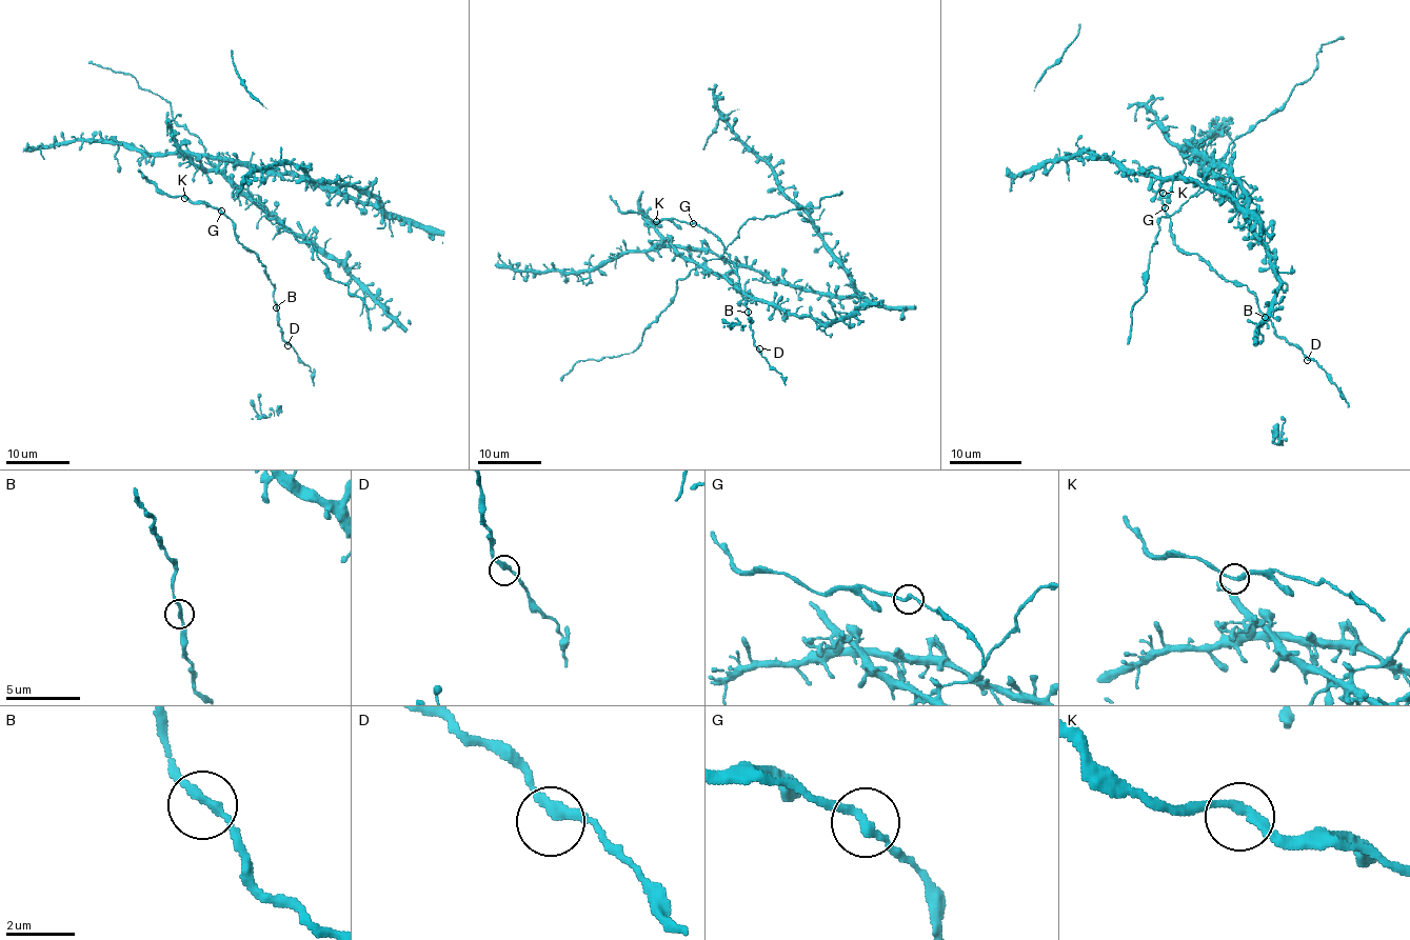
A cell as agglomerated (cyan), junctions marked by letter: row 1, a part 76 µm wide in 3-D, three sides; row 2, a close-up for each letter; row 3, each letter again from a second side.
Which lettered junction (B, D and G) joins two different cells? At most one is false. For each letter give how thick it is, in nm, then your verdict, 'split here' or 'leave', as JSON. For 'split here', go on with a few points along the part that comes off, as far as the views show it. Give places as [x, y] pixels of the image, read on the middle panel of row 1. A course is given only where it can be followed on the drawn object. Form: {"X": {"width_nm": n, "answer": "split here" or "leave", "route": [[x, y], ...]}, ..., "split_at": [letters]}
{"B": {"width_nm": 220, "answer": "leave"}, "D": {"width_nm": 260, "answer": "leave"}, "G": {"width_nm": 240, "answer": "leave"}, "split_at": []}

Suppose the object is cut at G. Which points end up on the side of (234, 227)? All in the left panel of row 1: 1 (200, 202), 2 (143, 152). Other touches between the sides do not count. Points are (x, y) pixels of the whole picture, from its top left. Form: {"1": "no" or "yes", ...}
{"1": "no", "2": "yes"}

